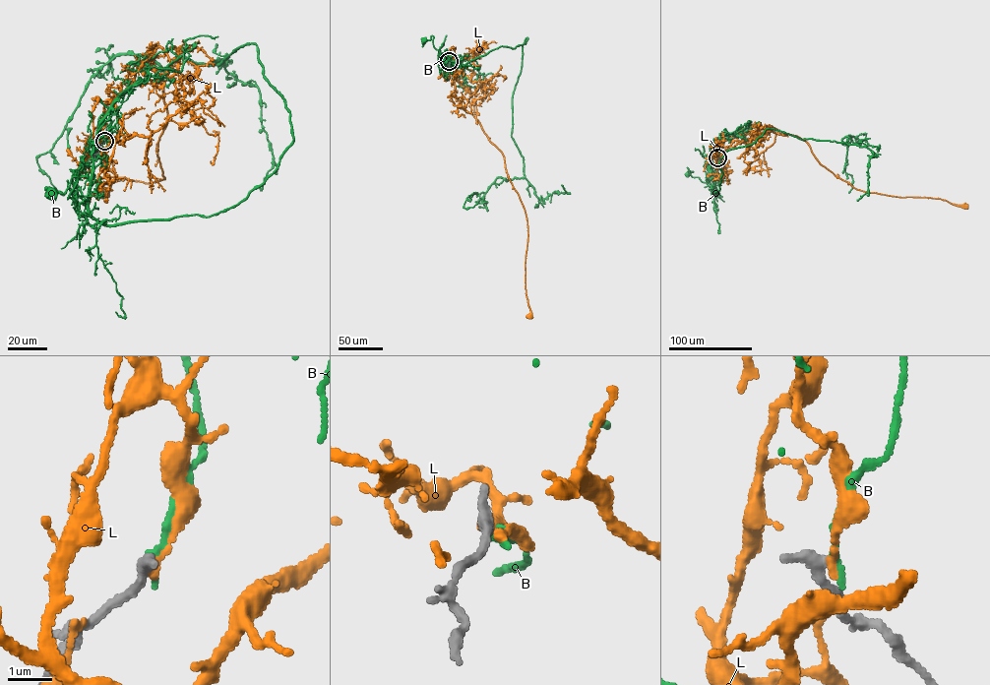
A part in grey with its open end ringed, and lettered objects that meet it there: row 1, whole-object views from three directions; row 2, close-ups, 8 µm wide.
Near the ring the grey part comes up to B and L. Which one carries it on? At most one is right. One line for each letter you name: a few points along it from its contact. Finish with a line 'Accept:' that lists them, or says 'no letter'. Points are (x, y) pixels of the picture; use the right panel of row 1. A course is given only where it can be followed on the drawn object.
Accept: no letter

